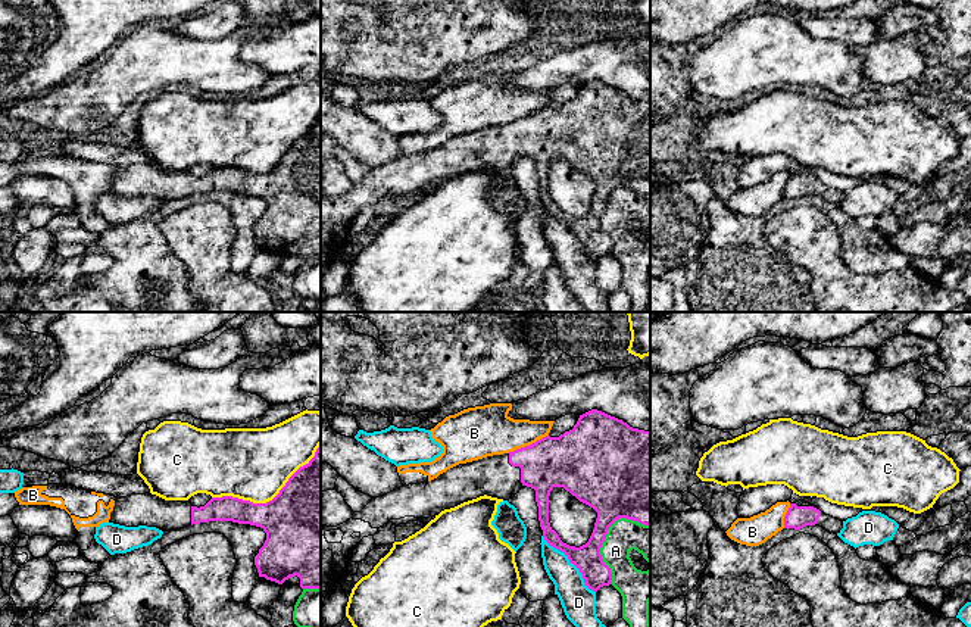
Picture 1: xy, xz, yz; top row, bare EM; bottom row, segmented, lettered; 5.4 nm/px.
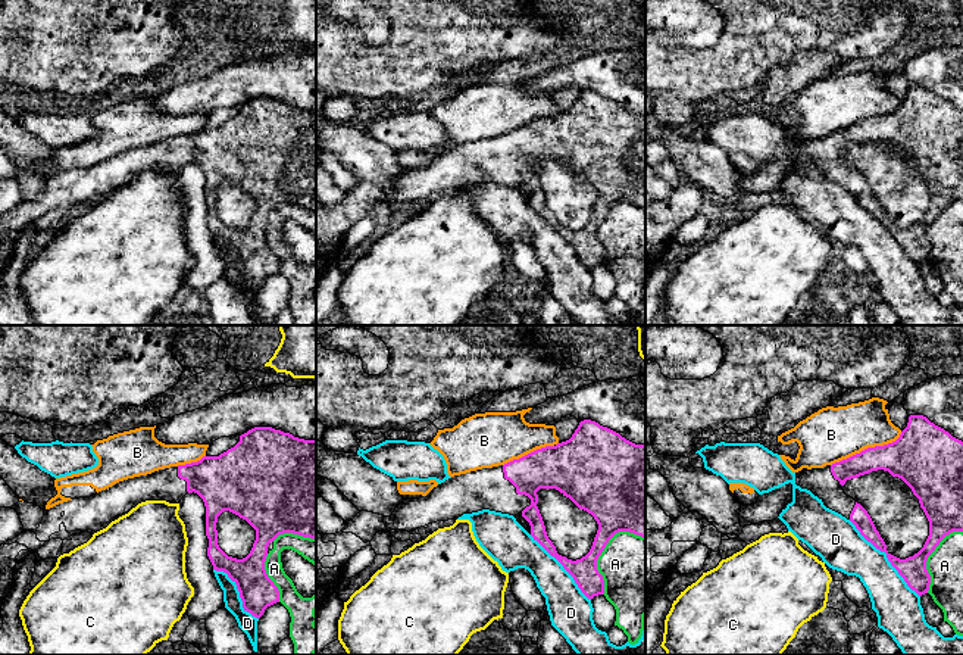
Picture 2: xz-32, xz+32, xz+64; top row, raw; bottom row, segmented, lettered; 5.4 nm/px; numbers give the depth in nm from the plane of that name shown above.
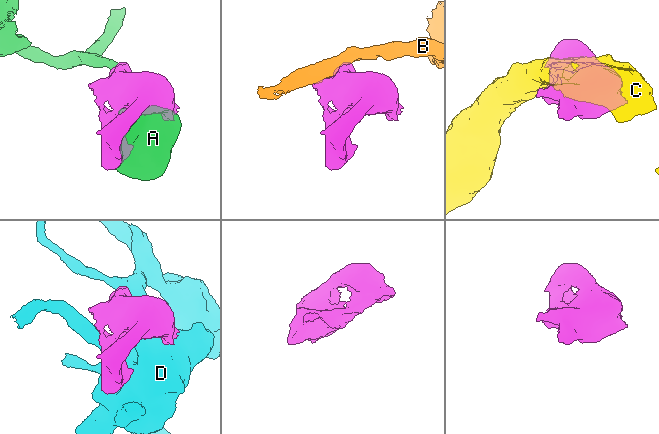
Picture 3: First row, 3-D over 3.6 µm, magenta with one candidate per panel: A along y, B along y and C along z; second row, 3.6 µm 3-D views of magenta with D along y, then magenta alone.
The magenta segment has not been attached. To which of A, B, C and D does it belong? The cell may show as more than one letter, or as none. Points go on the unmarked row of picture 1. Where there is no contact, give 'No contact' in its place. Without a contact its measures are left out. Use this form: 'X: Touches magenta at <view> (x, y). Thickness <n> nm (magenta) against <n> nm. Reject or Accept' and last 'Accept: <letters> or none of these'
A: Touches magenta at xz (605, 206). Thickness 300 nm (magenta) against 180 nm. Reject
B: Touches magenta at xz (527, 117). Thickness 300 nm (magenta) against 280 nm. Reject
C: Touches magenta at xy (269, 171). Thickness 480 nm (magenta) against 400 nm. Reject
D: Touches magenta at xz (571, 233). Thickness 150 nm (magenta) against 190 nm. Reject
Accept: none of these

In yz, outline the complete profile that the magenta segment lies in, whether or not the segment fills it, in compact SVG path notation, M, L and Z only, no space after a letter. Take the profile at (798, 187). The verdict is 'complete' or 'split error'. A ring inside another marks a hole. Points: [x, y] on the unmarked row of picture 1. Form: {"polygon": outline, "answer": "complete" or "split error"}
{"polygon": "M803 171L790 174L784 187L784 199L800 200L806 196L819 196L824 200L837 205L843 199L843 191L825 185L817 177Z", "answer": "split error"}

